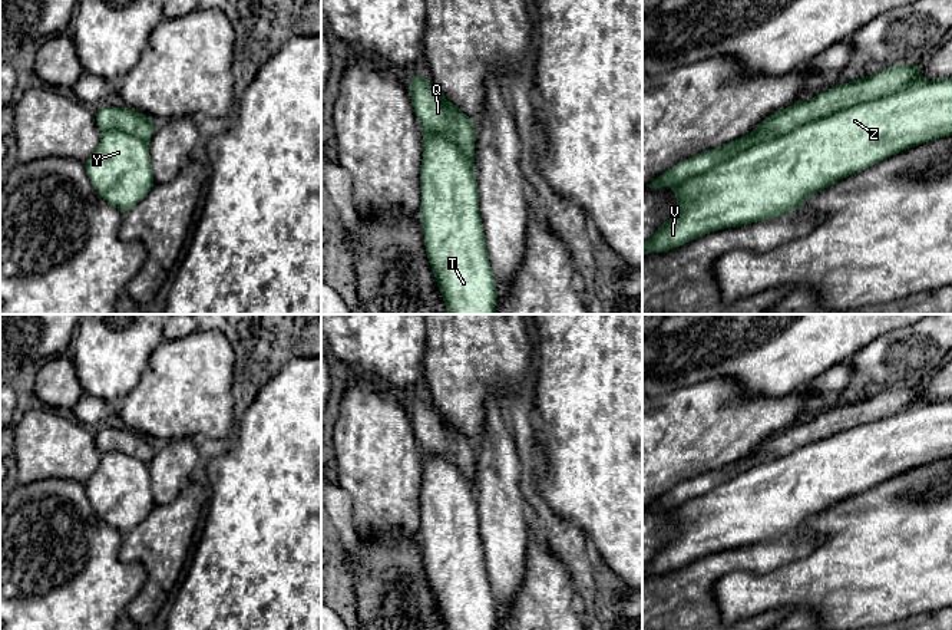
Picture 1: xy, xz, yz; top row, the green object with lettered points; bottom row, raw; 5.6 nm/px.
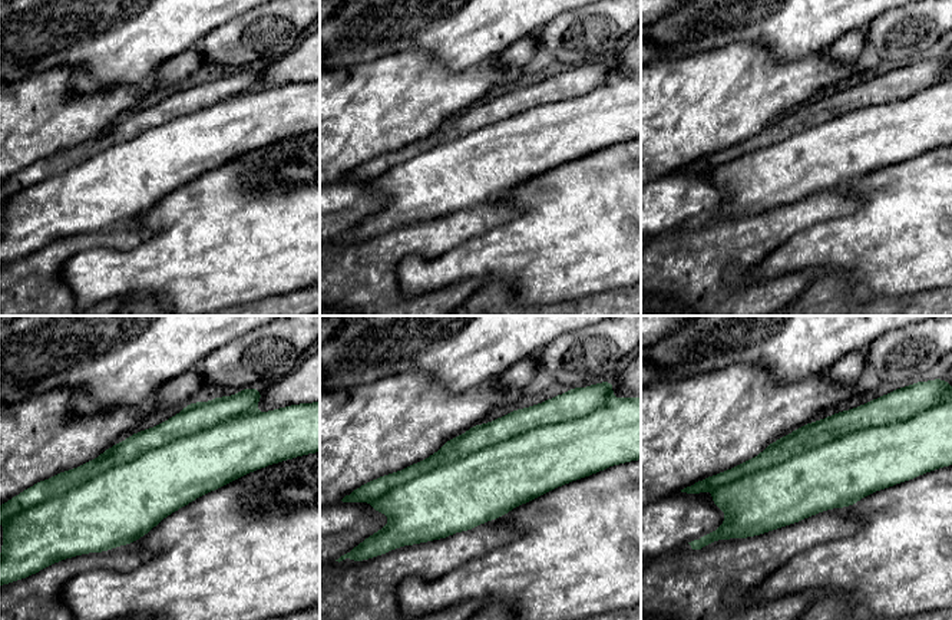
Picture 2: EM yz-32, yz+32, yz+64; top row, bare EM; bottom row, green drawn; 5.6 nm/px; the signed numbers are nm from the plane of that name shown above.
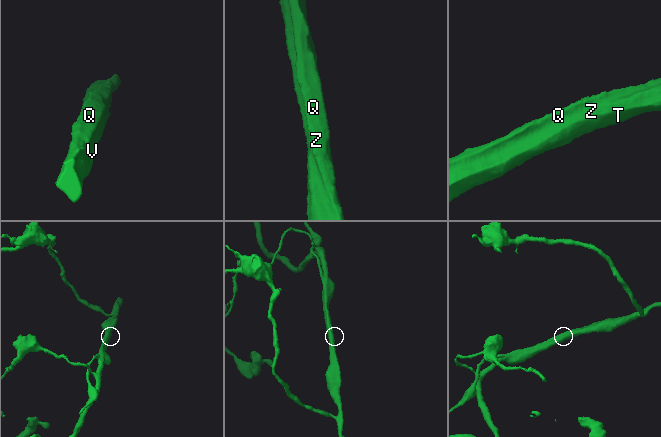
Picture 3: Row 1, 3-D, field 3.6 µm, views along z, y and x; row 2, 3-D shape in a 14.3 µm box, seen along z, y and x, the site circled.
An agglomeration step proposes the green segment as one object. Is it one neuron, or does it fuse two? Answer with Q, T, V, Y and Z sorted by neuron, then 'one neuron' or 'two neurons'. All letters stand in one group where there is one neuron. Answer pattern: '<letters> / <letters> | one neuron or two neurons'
Q / T V Y Z | two neurons

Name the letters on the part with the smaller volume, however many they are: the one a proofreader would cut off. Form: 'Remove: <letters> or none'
Remove: Q

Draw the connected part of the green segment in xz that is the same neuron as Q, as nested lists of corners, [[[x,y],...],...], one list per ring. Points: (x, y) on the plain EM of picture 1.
[[[416,393],[410,398],[410,420],[423,459],[443,456],[453,462],[473,484],[476,466],[475,441],[449,423],[432,400],[426,402]]]

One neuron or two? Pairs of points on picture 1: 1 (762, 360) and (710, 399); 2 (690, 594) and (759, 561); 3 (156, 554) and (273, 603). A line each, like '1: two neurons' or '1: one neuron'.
1: two neurons
2: one neuron
3: two neurons

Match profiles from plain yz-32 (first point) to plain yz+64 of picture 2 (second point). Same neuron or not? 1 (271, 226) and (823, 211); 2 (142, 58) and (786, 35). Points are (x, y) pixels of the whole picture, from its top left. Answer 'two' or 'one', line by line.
1: two
2: one

